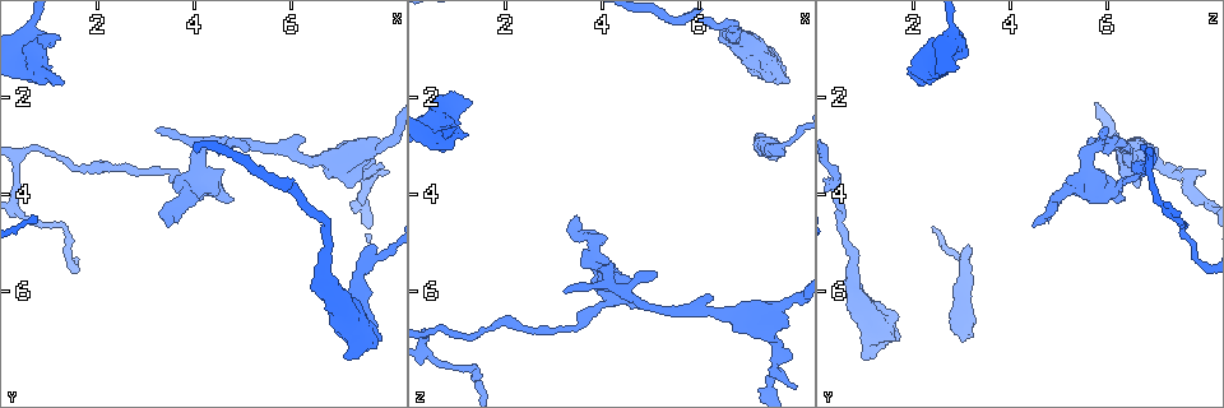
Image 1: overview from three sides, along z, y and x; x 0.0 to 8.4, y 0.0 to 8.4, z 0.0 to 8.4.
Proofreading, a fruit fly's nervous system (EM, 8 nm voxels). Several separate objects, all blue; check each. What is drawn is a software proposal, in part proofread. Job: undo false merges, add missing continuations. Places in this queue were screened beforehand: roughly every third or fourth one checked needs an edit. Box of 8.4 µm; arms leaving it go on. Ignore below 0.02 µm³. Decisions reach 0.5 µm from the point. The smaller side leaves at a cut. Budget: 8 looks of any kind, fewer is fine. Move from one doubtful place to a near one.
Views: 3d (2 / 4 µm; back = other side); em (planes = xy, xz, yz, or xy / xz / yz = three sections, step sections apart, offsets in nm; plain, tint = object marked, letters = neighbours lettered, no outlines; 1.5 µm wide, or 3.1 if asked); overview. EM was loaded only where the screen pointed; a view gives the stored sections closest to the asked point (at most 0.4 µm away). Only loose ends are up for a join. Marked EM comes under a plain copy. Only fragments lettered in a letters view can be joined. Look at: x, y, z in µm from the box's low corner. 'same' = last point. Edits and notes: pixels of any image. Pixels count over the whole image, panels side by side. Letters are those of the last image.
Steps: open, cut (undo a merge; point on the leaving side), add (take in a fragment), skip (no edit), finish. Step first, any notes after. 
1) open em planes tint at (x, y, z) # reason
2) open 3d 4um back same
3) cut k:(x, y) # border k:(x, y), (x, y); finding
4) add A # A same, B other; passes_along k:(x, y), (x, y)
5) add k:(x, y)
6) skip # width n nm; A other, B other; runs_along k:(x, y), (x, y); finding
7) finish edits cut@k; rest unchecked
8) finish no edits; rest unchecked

open em yz step 8 tint at (1.35, 4.70, 7.60) # abrupt turn

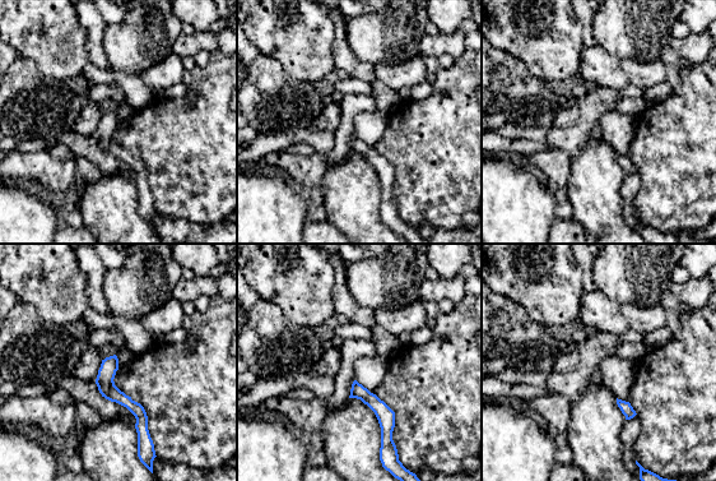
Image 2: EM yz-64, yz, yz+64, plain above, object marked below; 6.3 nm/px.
open em yz step 8 letters same # what lies round it

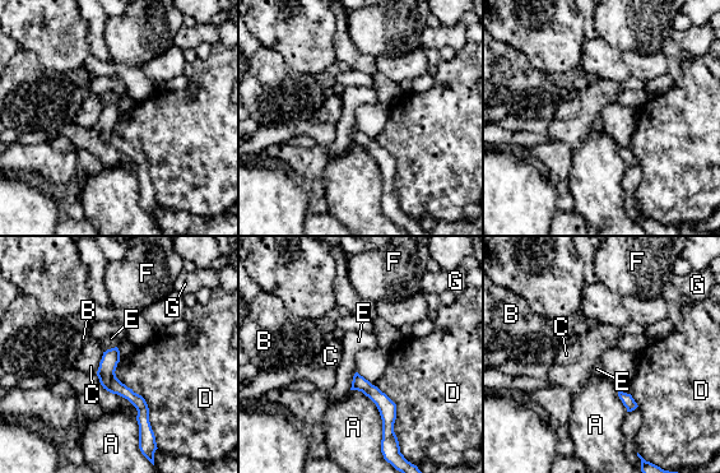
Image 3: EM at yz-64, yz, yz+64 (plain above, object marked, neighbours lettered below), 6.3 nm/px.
skip # A other, B other, C other, D other, E other, F other, G other; border 3:(119, 361), (156, 437); continuous, no second cell

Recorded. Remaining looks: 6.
open 3d 2um at (5.05, 3.10, 5.65) # thin end

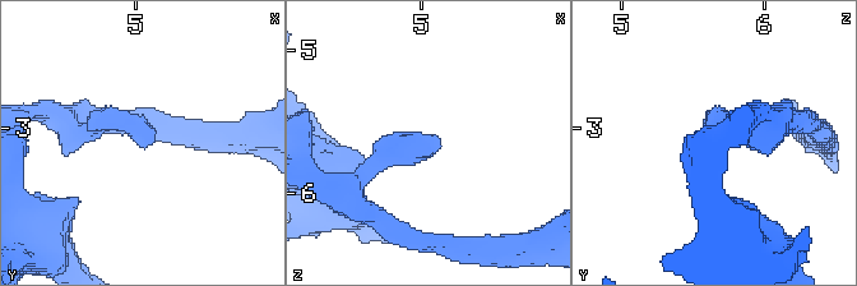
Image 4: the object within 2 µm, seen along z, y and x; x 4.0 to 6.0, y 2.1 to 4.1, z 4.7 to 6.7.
open em planes letters at (5.12, 3.08, 5.62) # shape alone is not enough

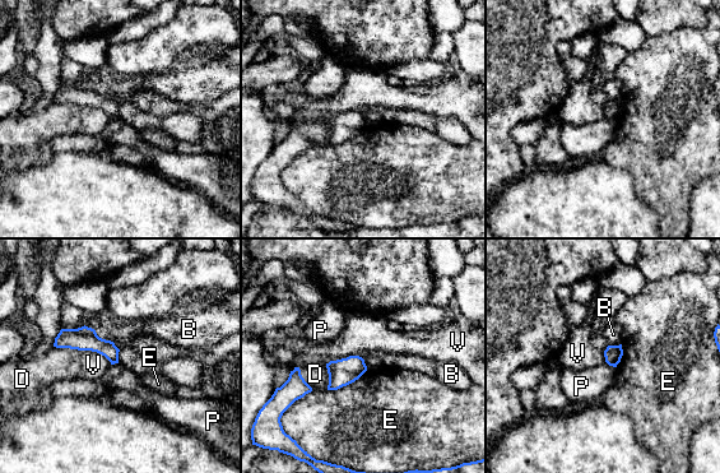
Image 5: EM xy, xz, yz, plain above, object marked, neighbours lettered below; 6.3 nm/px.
skip # B other, D other, E other, P other, V other; border 5:(54, 346), (96, 351), (111, 363); no lettered fragment goes on from it

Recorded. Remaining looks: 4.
open 3d 2um at (7.05, 7.40, 1.10) # an open end

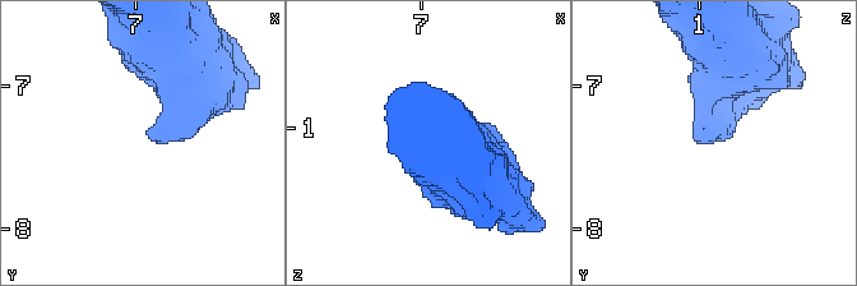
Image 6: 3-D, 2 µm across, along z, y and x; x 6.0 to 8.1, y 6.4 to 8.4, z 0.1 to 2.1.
open em planes letters at (7.10, 7.36, 1.08)

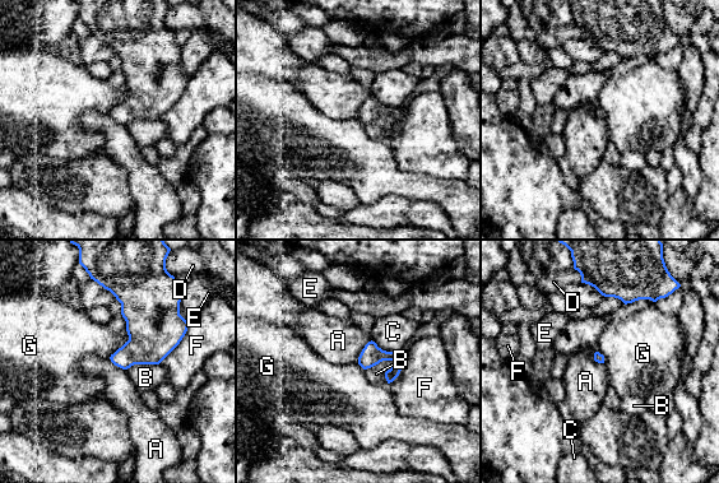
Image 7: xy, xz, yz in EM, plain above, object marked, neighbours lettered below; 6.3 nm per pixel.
skip # longest_contact F 320 nm; A other, B other, C other, D other, E other, F other, G other; border 7:(371, 339), (362, 349), (357, 362); no lettered fragment goes on from it

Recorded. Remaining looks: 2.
finish no edits; rest unchecked

